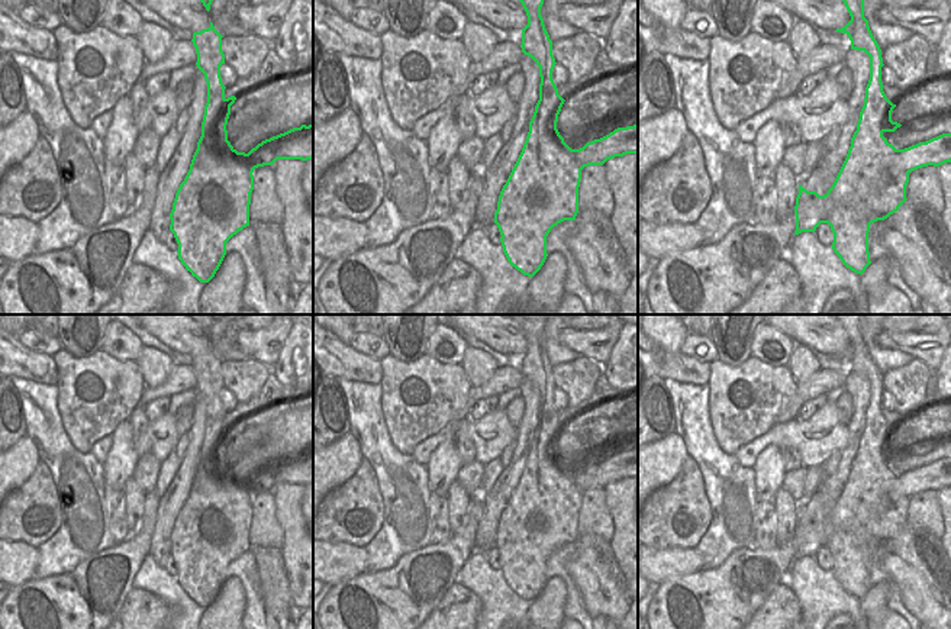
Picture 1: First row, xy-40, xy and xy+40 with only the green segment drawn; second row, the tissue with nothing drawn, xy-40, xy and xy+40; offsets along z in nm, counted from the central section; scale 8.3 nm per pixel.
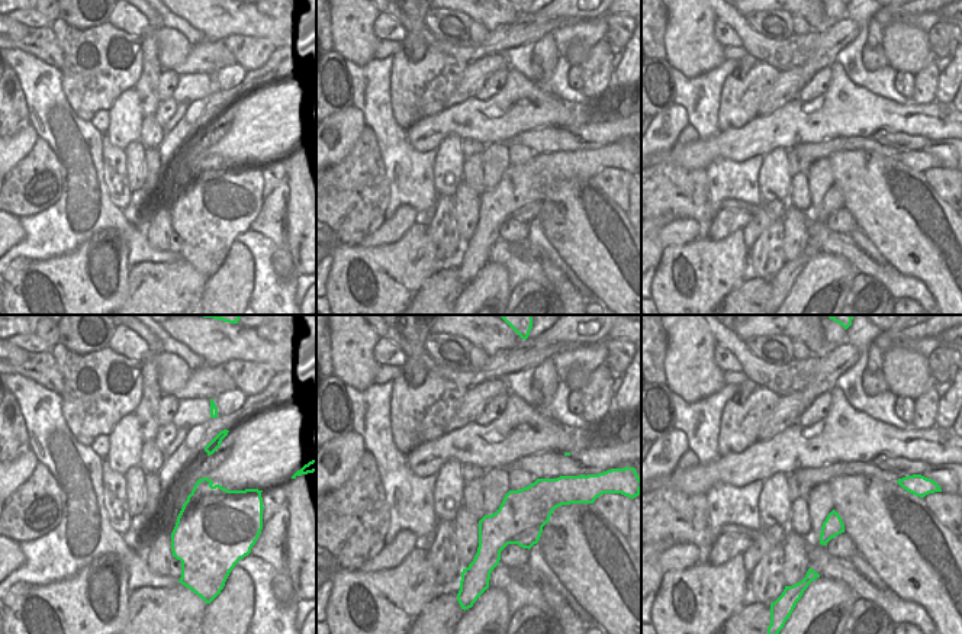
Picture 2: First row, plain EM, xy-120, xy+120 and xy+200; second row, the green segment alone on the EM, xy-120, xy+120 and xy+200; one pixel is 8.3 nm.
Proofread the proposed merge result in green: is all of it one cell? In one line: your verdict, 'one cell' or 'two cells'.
two cells

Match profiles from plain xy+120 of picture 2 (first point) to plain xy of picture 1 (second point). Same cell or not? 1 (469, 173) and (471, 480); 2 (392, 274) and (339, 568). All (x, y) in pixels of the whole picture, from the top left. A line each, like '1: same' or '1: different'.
1: same
2: different

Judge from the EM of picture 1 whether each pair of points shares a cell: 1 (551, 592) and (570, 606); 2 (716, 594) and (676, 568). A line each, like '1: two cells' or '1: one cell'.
1: two cells
2: two cells

